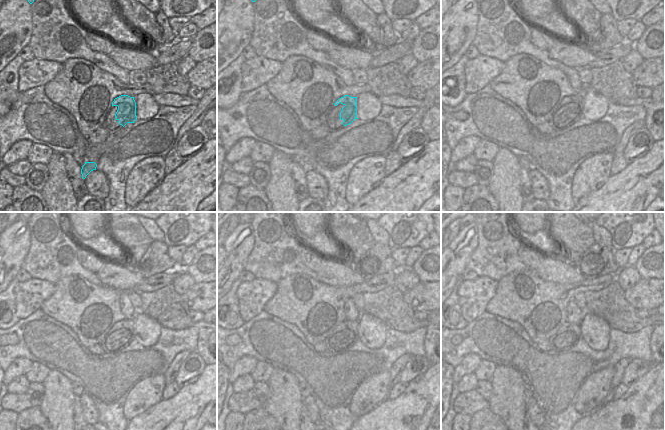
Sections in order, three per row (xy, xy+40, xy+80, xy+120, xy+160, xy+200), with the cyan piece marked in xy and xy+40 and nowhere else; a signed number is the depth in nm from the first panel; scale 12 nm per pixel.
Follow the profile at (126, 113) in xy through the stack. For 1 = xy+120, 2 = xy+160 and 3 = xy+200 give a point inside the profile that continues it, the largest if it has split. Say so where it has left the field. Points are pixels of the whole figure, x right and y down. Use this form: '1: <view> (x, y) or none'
1: xy+120 (126, 336)
2: xy+160 (350, 336)
3: xy+200 (573, 336)

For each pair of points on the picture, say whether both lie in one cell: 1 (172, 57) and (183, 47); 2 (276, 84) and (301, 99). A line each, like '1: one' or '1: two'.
1: one
2: one

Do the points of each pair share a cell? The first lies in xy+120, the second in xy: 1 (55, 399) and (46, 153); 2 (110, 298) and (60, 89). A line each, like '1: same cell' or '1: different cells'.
1: different cells
2: same cell

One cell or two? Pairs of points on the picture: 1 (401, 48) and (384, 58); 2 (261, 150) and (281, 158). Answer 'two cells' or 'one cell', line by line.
1: one cell
2: two cells

